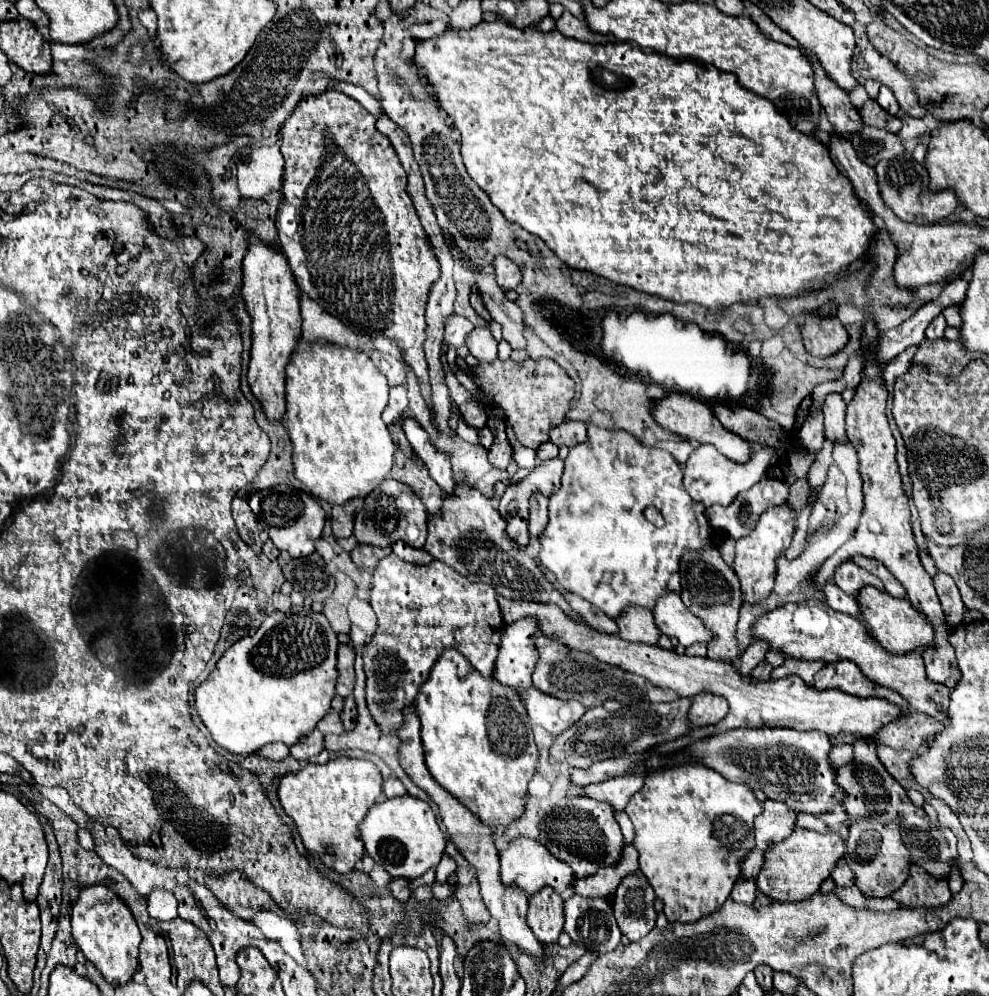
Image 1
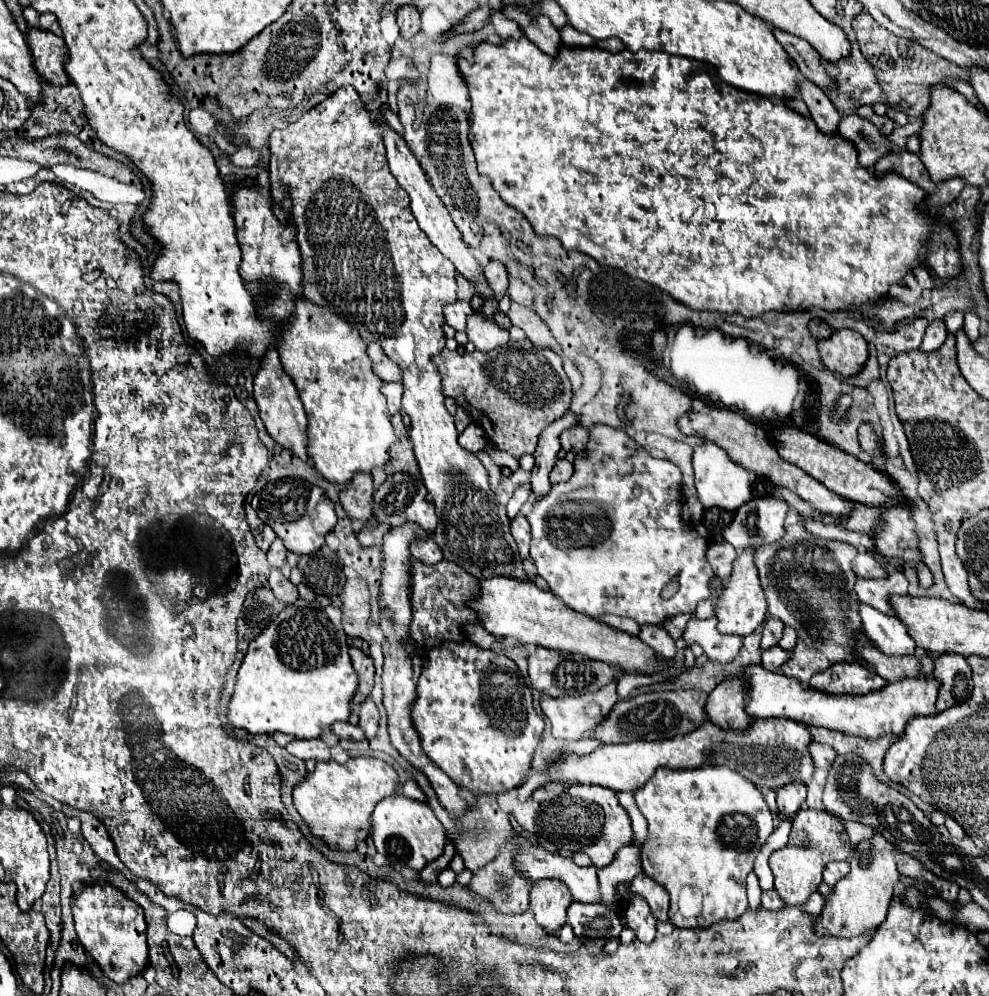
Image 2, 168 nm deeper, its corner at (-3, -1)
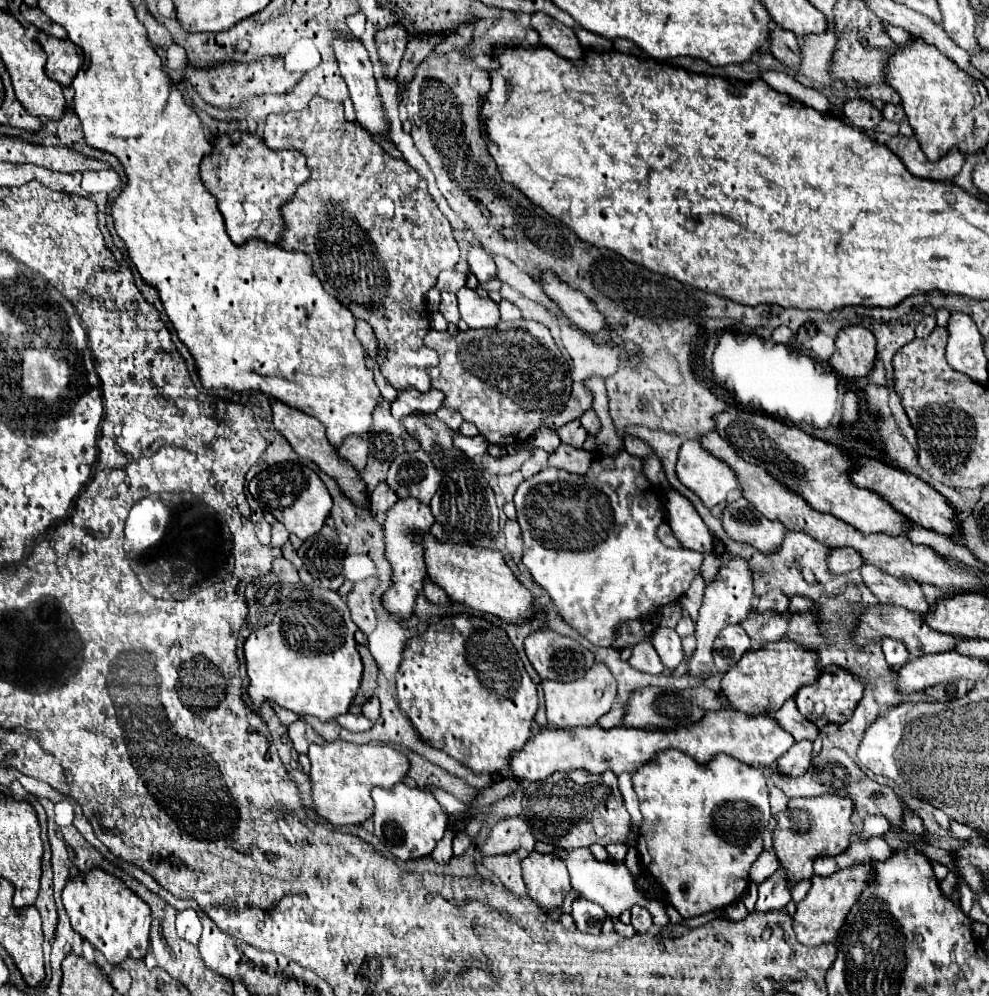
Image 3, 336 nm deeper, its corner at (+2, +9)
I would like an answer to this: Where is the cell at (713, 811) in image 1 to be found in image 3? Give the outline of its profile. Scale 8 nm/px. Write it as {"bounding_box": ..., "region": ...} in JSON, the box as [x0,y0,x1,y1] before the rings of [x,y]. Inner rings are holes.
{"bounding_box":[633,749,771,917],"region":[[[667,749],[633,773],[633,789],[641,801],[643,813],[643,825],[639,827],[637,839],[641,863],[661,883],[667,901],[681,917],[697,917],[739,901],[749,885],[749,867],[763,851],[761,833],[771,817],[767,799],[769,789],[763,771],[743,765],[725,753],[719,753],[709,763],[701,765],[685,753]]]}

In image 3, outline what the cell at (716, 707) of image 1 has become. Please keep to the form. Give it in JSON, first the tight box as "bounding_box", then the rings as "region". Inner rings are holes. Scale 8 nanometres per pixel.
{"bounding_box":[721,641,819,715],"region":[[[777,641],[771,645],[765,645],[761,649],[753,649],[747,651],[741,661],[737,665],[733,665],[721,679],[721,693],[723,697],[729,701],[731,709],[737,709],[741,713],[747,715],[767,715],[767,713],[775,713],[787,699],[791,699],[803,685],[809,685],[811,681],[815,681],[819,669],[817,665],[817,655],[811,649],[805,649],[801,645],[791,645],[789,641]]]}

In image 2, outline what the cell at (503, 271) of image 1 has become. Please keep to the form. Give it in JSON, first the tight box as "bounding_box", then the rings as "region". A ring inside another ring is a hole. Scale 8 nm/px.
{"bounding_box":[484,261,508,297],"region":[[[490,261],[488,265],[484,265],[484,277],[486,277],[486,283],[488,287],[500,297],[506,293],[508,289],[508,271],[506,267],[500,263],[500,261]]]}

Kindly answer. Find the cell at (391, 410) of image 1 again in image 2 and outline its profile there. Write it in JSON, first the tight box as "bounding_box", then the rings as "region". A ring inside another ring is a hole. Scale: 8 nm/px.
{"bounding_box":[380,383,402,415],"region":[[[384,383],[382,387],[380,387],[380,391],[386,395],[386,399],[388,399],[388,409],[390,409],[390,413],[394,415],[394,413],[398,413],[400,409],[402,409],[402,383]]]}

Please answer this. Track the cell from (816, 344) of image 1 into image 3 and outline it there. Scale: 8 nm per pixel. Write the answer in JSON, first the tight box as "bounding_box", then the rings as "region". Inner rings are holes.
{"bounding_box":[829,325,875,379],"region":[[[847,325],[837,333],[835,339],[835,353],[829,357],[829,365],[841,373],[847,379],[855,379],[855,377],[865,377],[871,369],[873,369],[873,361],[875,361],[875,337],[869,329],[861,327],[861,325]]]}

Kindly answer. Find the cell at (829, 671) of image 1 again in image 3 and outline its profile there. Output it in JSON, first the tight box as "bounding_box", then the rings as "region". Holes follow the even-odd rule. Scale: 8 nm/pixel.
{"bounding_box":[797,665,863,729],"region":[[[827,665],[821,669],[815,683],[805,685],[797,693],[797,709],[807,717],[811,723],[815,723],[819,729],[825,727],[825,723],[843,723],[851,717],[855,705],[863,697],[863,679],[839,665]]]}

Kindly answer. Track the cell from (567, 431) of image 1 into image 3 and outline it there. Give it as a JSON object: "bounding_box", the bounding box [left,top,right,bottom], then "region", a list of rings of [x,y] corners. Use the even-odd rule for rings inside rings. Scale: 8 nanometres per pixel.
{"bounding_box":[557,419,587,449],"region":[[[575,419],[575,421],[569,421],[567,425],[563,425],[563,427],[557,431],[557,435],[559,435],[559,439],[561,439],[563,443],[581,449],[581,445],[583,445],[583,441],[585,441],[585,437],[587,437],[587,431],[585,431],[583,425]]]}

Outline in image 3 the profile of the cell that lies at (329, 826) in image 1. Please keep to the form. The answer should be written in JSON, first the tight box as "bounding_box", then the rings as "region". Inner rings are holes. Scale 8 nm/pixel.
{"bounding_box":[307,741,409,827],"region":[[[333,741],[325,745],[311,745],[307,755],[311,759],[309,779],[313,785],[313,811],[335,827],[361,825],[365,819],[369,819],[373,815],[371,789],[391,789],[405,777],[409,769],[407,757],[395,751],[391,745],[353,745],[345,741]]]}

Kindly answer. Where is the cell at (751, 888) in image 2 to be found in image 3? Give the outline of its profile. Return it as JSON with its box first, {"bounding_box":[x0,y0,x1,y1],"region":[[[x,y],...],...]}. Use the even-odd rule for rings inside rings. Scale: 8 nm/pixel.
{"bounding_box":[749,851,779,885],"region":[[[763,851],[763,853],[757,857],[757,861],[751,865],[749,879],[759,885],[759,883],[763,883],[767,877],[771,877],[777,869],[779,869],[777,855],[775,855],[773,851]]]}

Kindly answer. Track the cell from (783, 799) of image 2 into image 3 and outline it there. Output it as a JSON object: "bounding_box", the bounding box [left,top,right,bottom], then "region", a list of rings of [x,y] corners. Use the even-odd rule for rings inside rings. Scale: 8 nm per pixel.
{"bounding_box":[777,741,813,777],"region":[[[801,741],[801,743],[795,743],[789,753],[785,753],[783,757],[779,757],[777,761],[777,773],[783,775],[783,777],[801,777],[809,765],[811,765],[811,749],[813,749],[813,743],[811,741]]]}

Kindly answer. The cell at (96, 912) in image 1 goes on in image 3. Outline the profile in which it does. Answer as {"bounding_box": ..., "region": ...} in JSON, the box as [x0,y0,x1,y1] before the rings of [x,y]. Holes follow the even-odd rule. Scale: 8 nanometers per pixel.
{"bounding_box":[63,869,151,965],"region":[[[91,869],[69,879],[63,889],[63,905],[71,919],[73,929],[87,939],[97,951],[105,955],[111,965],[123,963],[129,959],[145,957],[149,949],[149,925],[151,909],[137,897],[127,885],[103,869]]]}

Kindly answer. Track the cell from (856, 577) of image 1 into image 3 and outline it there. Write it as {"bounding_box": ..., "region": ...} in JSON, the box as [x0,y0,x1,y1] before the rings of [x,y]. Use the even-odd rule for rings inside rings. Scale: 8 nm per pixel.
{"bounding_box":[861,565,929,613],"region":[[[863,565],[861,577],[863,583],[883,605],[895,605],[917,613],[925,613],[929,609],[923,591],[919,589],[917,581],[911,577],[889,577],[885,571],[881,571],[875,565]]]}

